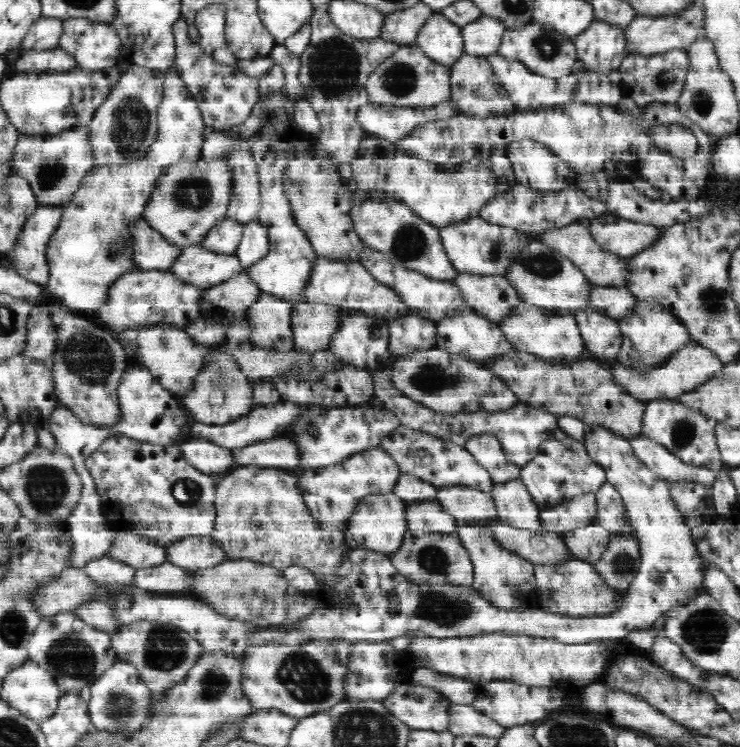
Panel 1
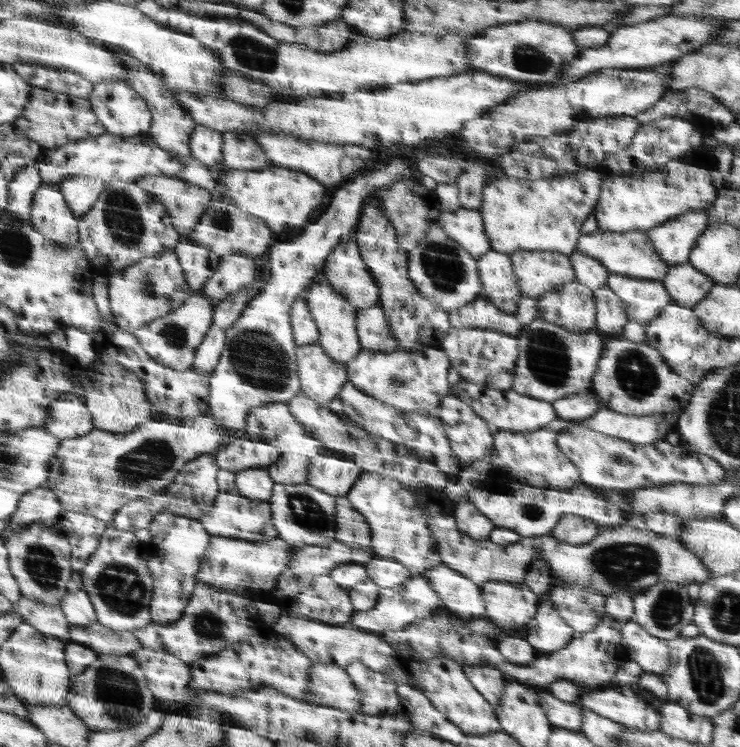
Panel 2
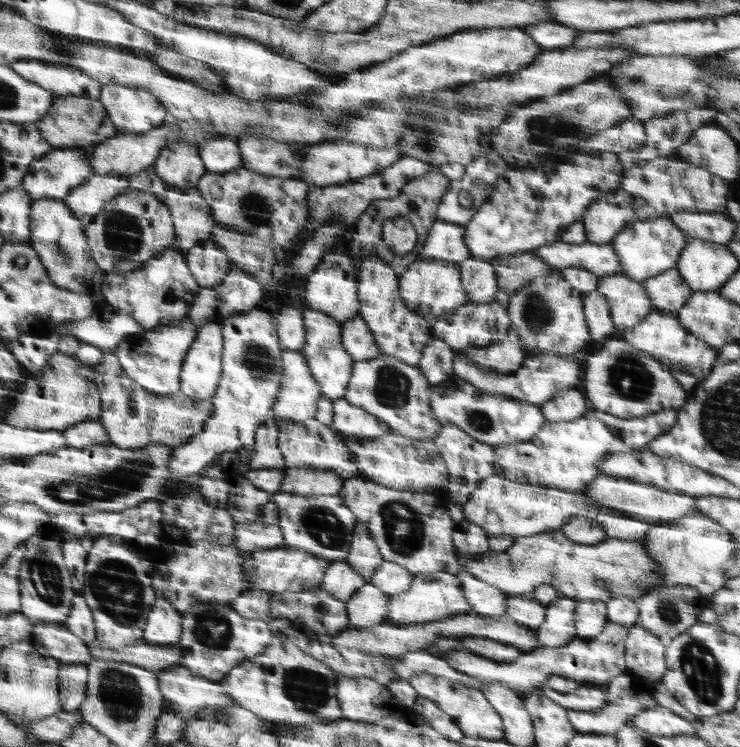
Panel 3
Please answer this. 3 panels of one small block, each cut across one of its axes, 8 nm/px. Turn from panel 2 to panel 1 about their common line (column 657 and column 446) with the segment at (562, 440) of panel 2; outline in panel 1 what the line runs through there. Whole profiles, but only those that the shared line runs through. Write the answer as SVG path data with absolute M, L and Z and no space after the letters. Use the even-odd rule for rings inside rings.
M402 424L388 434L379 447L396 461L401 474L420 477L422 481L436 484L439 488L458 484L491 492L495 485L487 469L480 465L476 457L464 447L446 442L438 437L432 437Z

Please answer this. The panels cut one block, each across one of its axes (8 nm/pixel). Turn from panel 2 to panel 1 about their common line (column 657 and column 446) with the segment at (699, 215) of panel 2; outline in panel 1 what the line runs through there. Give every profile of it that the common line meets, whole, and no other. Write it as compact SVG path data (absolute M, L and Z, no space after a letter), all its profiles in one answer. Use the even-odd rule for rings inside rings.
M474 217L456 224L438 227L440 239L447 250L449 260L460 273L484 276L502 276L506 274L516 258L520 258L521 249L528 246L528 242L538 241L540 232L521 231L514 227L489 223L482 217Z

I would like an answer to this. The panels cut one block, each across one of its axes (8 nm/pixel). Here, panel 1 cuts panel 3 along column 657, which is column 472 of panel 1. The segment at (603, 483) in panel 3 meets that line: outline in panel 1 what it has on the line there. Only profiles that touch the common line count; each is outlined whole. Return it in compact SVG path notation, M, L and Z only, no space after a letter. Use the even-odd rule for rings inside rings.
M473 486L440 487L435 501L444 512L451 514L459 525L484 523L495 520L497 516L492 493Z

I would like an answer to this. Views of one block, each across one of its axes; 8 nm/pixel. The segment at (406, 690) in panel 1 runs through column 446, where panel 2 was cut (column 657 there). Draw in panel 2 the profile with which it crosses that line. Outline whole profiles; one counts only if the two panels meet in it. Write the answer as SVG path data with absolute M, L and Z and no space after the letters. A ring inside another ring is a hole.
M639 683L600 688L586 696L580 696L577 701L581 708L605 715L606 718L613 719L614 722L619 722L630 729L642 731L659 731L661 729L661 710L666 702L668 702L666 699L658 698L652 691L646 690Z

